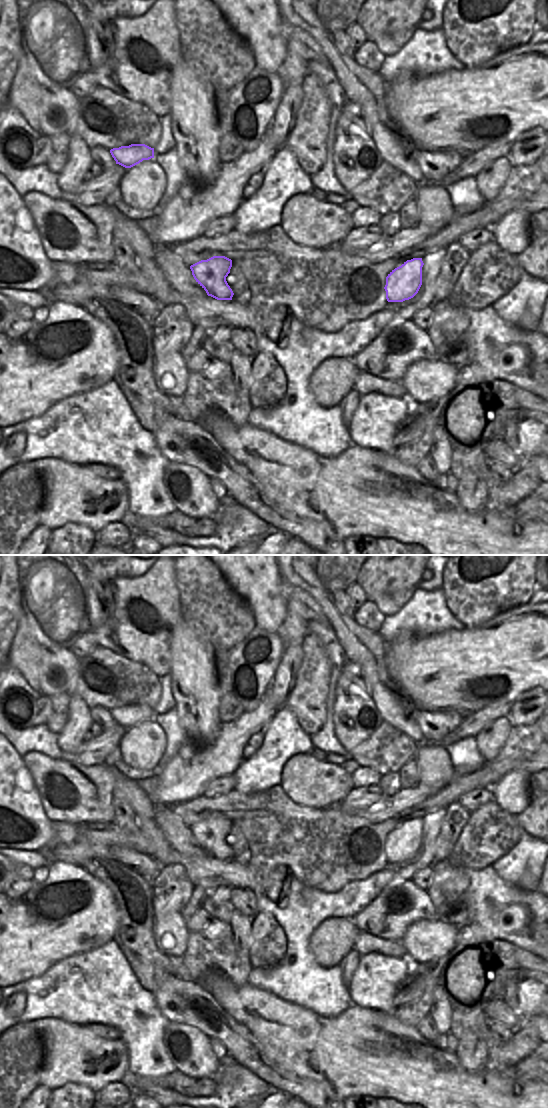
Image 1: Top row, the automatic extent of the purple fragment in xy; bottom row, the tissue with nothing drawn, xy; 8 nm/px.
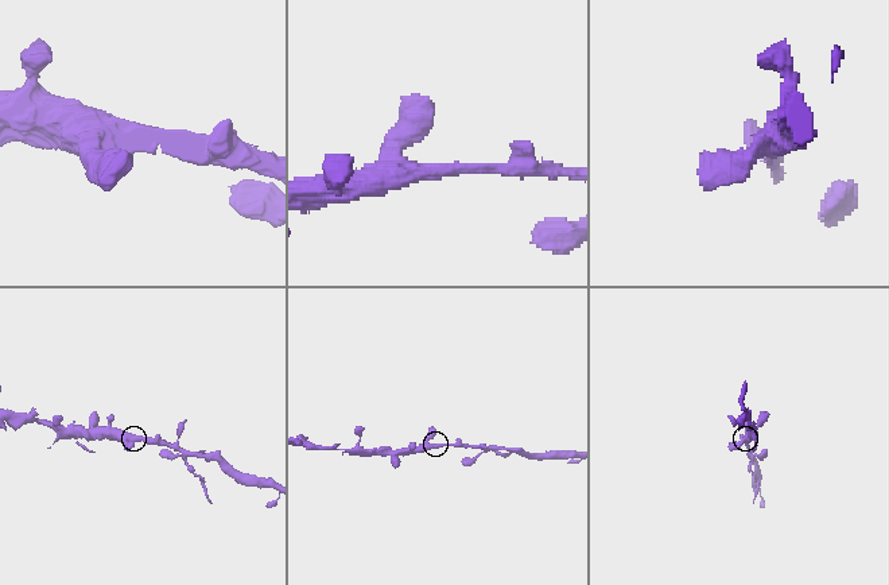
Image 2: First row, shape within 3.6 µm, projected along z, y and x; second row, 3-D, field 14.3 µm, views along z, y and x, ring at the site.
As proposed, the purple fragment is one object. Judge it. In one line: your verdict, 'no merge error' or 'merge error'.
no merge error

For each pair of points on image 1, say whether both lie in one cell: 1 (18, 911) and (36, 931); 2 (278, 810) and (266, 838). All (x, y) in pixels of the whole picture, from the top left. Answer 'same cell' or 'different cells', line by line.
1: same cell
2: same cell

